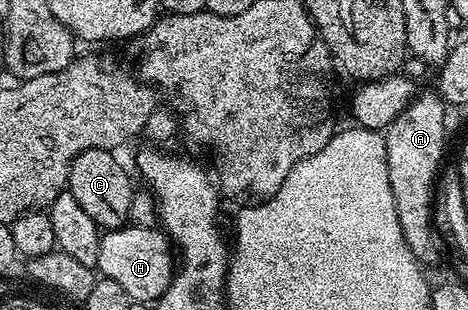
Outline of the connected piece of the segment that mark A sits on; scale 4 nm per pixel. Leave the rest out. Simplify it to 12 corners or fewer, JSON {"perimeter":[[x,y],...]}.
{"perimeter":[[418,93],[384,131],[403,240],[433,254],[446,103]]}

